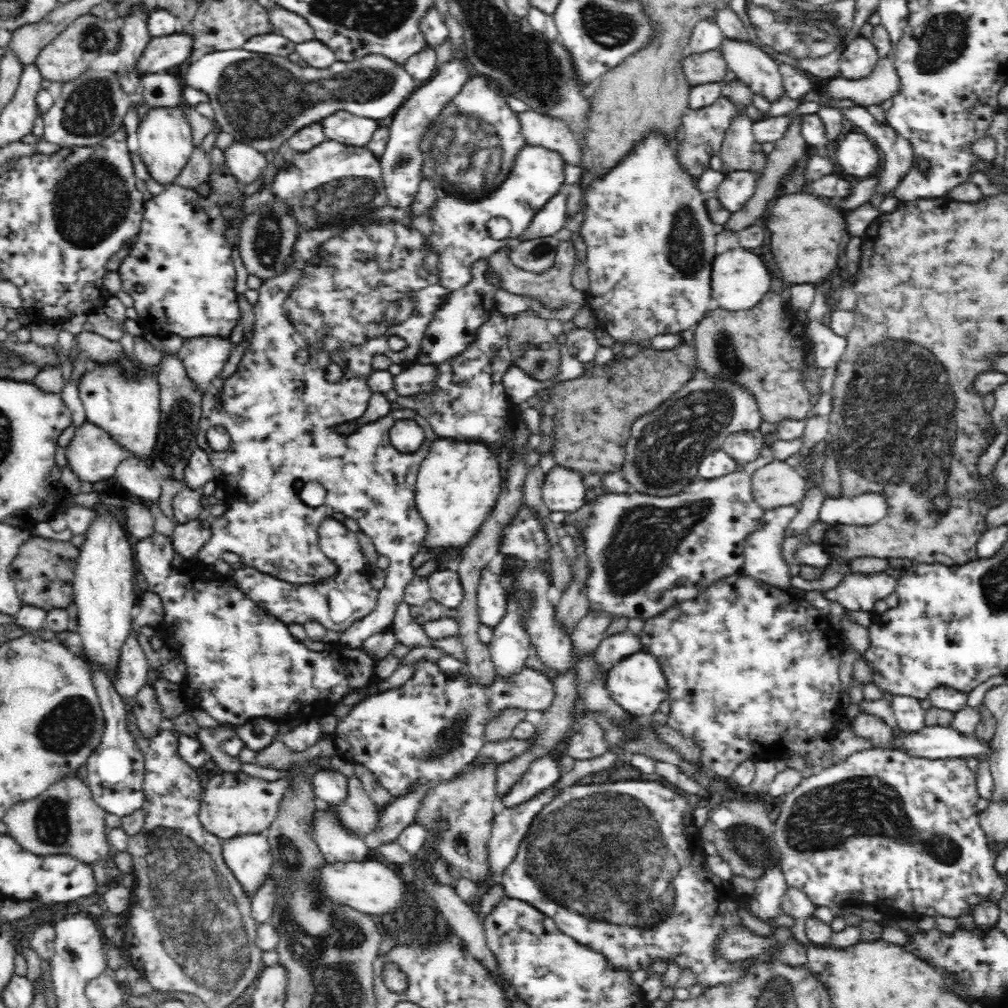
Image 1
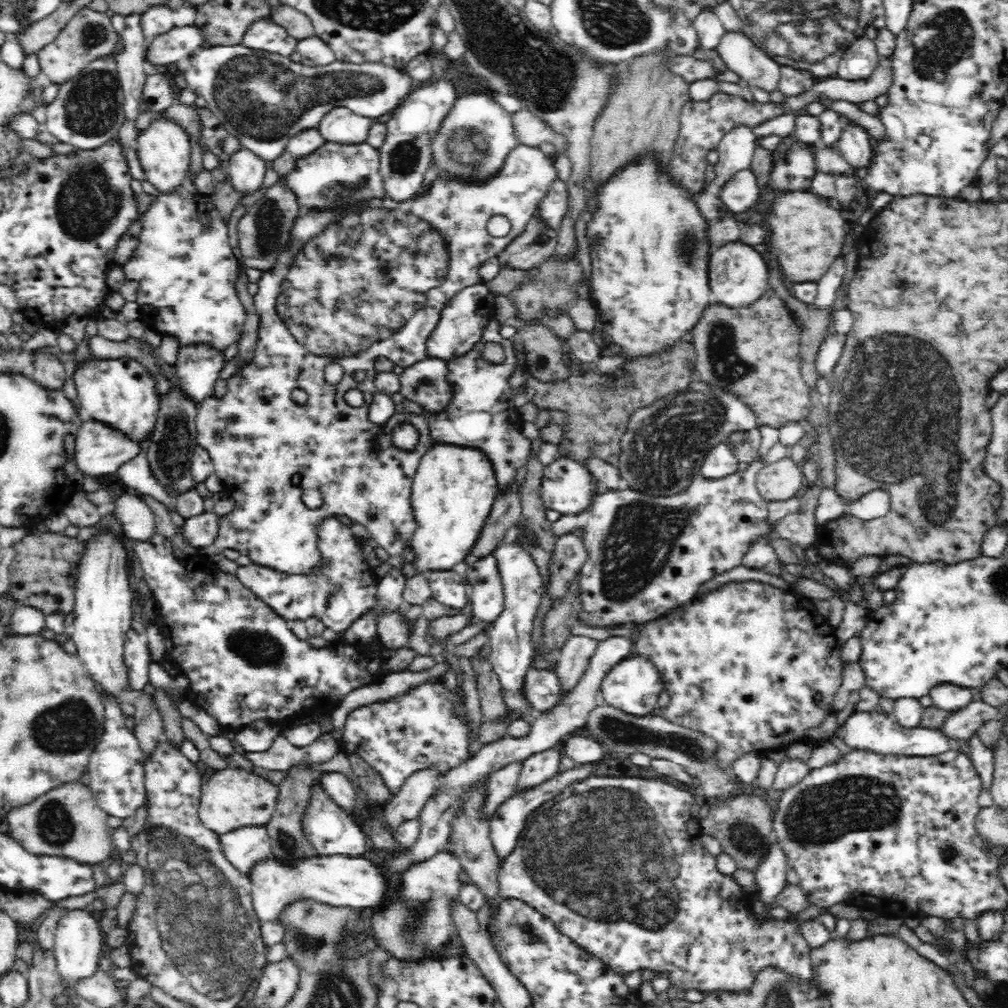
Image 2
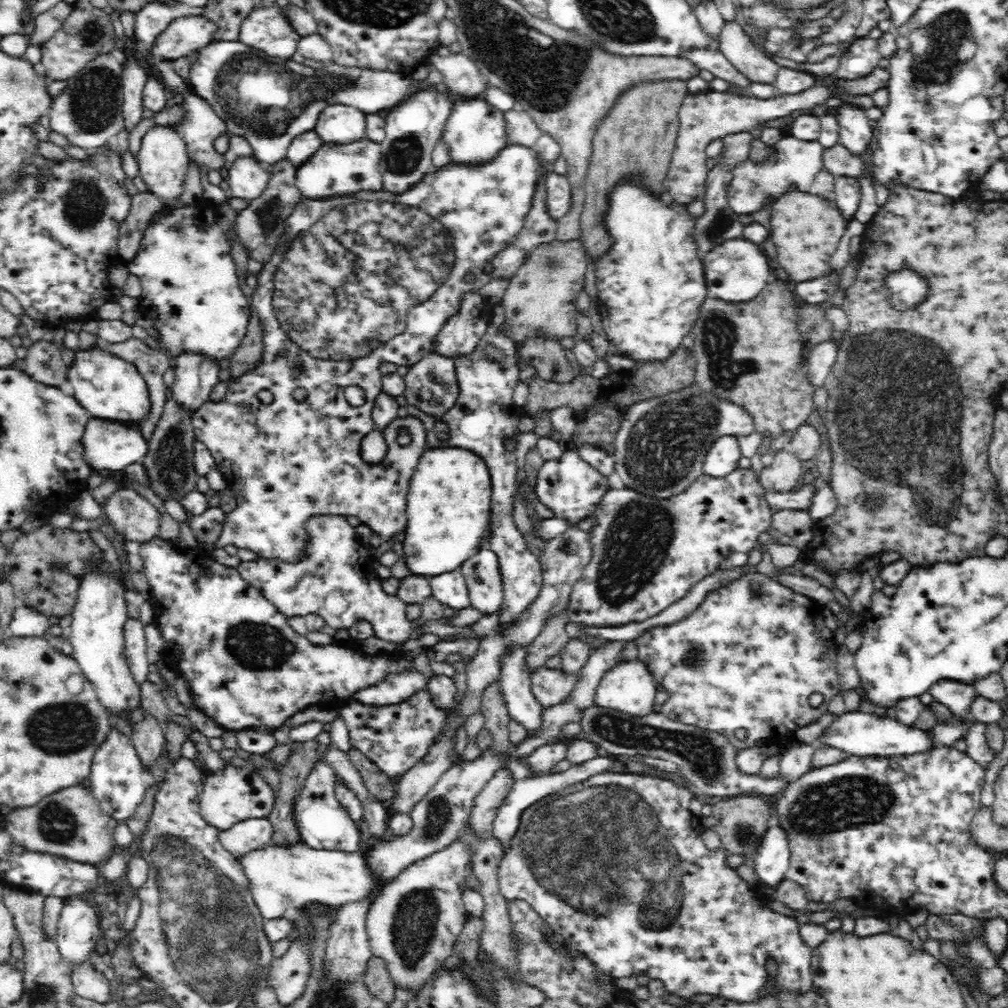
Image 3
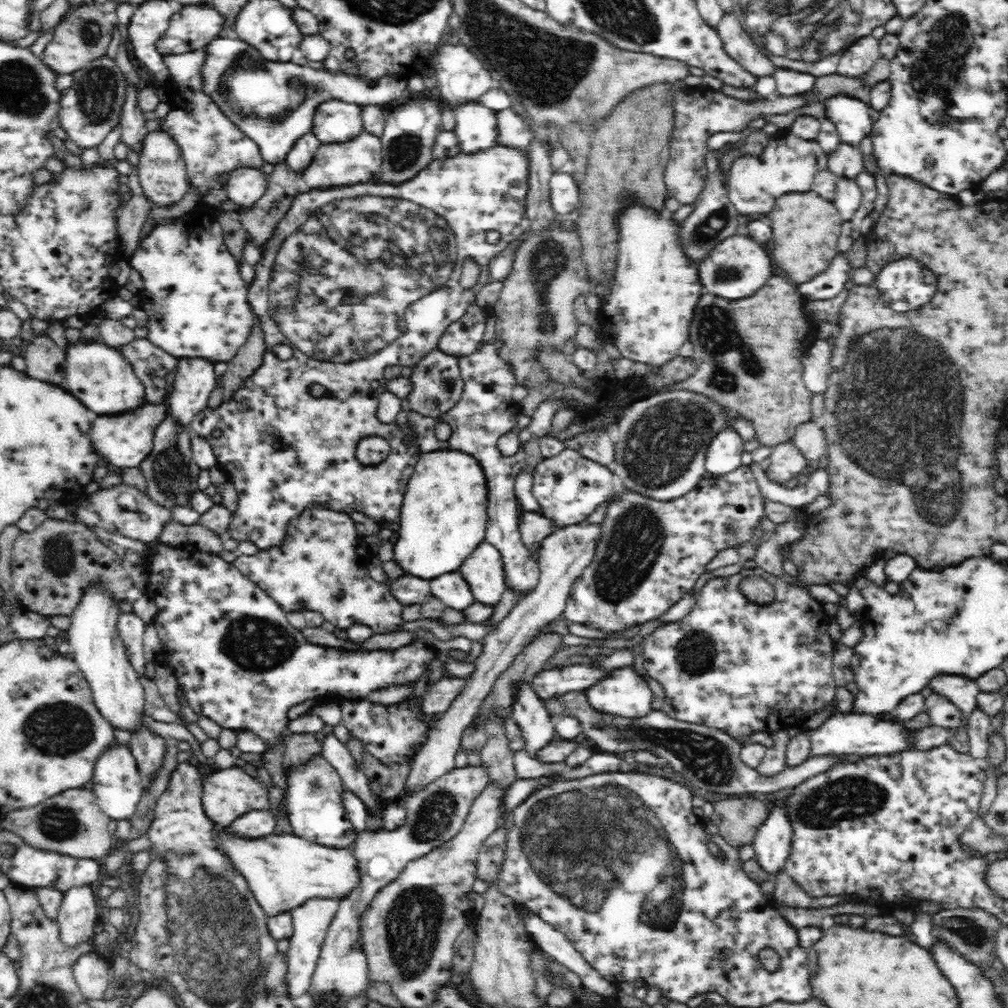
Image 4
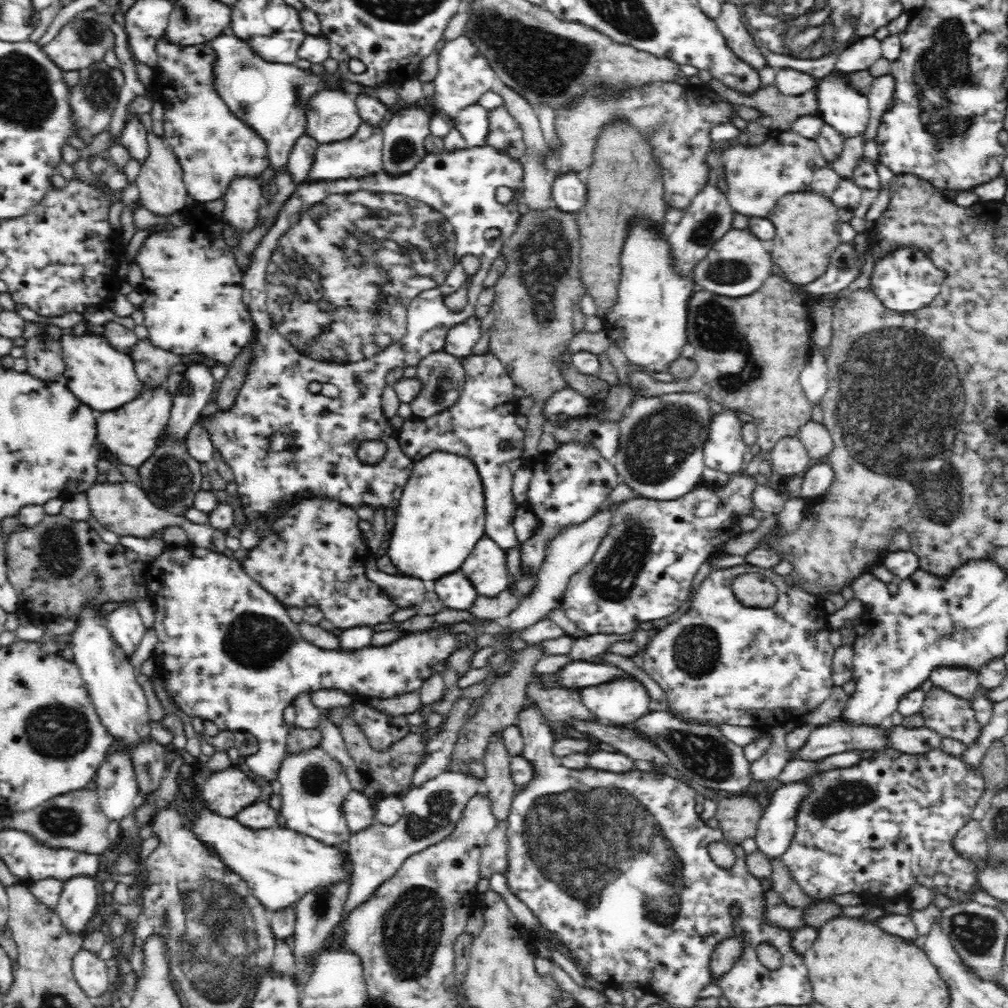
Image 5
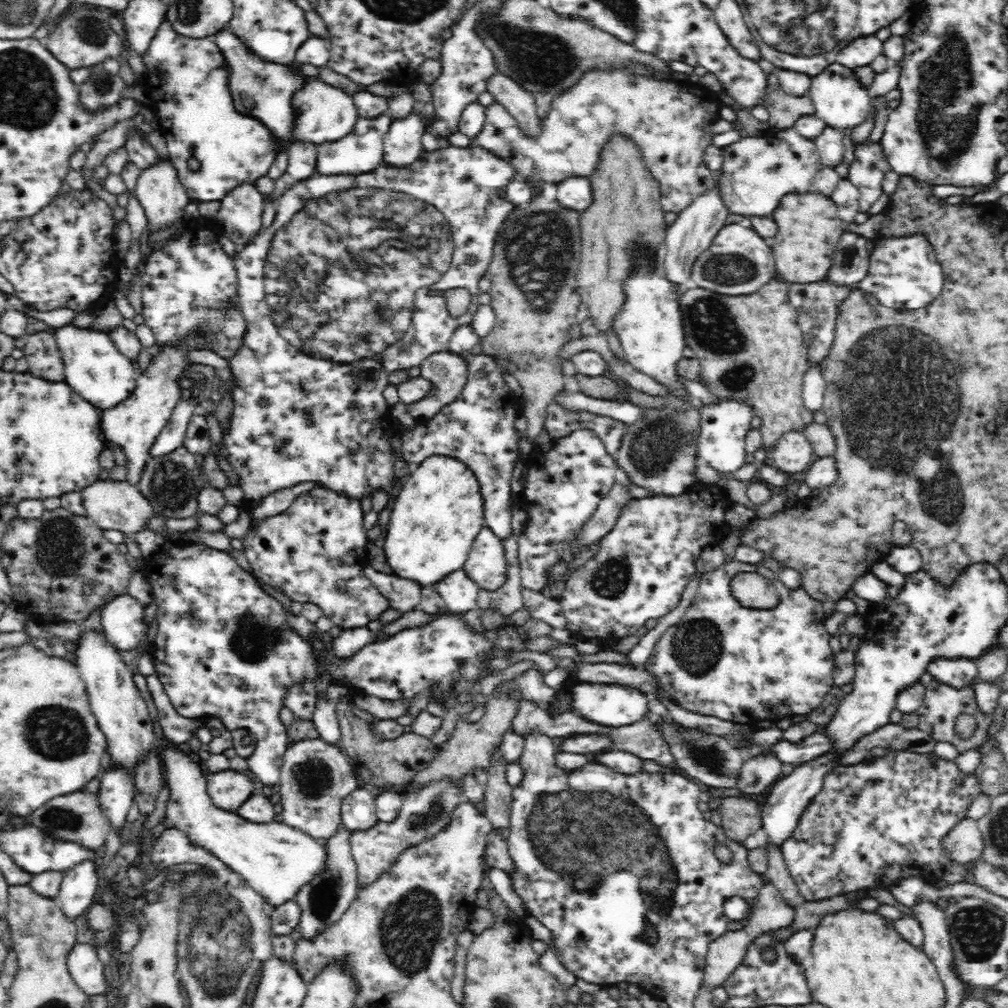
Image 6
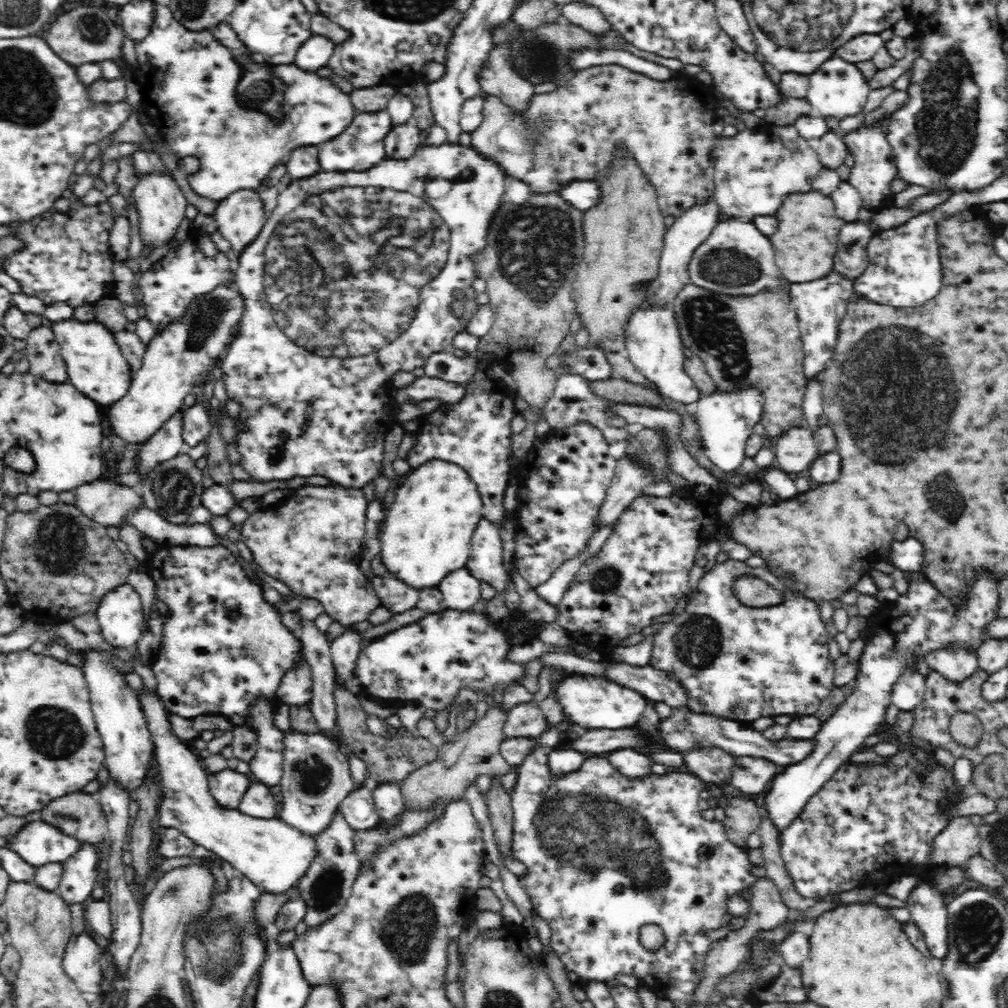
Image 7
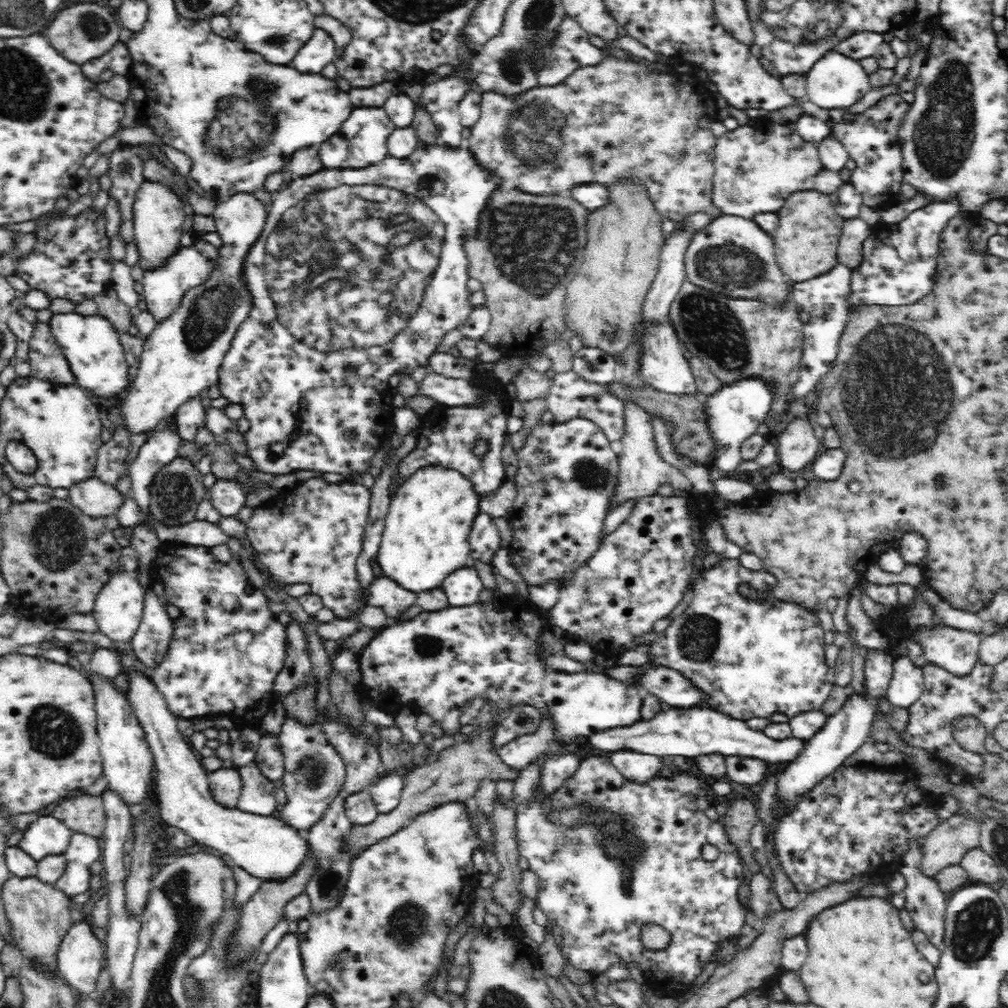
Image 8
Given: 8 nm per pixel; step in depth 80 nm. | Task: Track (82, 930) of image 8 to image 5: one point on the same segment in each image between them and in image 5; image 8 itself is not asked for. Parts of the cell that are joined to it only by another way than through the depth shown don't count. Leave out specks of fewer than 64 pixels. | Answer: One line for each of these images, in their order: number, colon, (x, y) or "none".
5: (89, 970)
6: (87, 971)
7: (81, 958)

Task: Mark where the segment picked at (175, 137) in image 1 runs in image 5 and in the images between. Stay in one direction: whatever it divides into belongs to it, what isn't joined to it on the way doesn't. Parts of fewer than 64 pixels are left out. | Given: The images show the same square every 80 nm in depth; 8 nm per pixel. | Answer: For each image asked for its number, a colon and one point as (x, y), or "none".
2: (163, 148)
3: (162, 158)
4: (161, 171)
5: (161, 189)

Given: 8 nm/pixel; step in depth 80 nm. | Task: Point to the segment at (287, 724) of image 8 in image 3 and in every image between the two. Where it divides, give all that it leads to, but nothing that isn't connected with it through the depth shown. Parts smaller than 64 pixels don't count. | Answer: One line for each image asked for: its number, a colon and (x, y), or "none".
3: (322, 822)
4: (312, 800)
5: (314, 784)
6: (315, 777)
7: (316, 777)

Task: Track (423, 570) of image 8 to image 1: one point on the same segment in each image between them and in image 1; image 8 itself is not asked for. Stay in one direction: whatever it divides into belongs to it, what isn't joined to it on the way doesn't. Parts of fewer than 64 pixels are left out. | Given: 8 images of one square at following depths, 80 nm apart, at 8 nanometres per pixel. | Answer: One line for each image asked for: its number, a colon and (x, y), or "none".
1: (457, 483)
2: (453, 490)
3: (447, 504)
4: (443, 515)
5: (440, 515)
6: (438, 512)
7: (427, 529)

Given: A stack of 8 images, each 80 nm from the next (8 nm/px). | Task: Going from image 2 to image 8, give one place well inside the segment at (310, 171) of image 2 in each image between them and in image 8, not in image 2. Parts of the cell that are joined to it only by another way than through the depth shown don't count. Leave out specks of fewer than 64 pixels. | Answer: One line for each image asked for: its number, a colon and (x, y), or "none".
3: (334, 168)
4: (357, 160)
5: (362, 153)
6: (362, 150)
7: (361, 145)
8: (361, 140)

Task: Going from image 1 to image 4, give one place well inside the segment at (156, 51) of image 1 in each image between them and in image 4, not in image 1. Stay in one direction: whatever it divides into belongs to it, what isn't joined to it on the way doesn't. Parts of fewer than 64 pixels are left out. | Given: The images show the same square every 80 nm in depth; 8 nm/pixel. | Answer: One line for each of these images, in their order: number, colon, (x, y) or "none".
2: (179, 42)
3: (186, 34)
4: (193, 25)

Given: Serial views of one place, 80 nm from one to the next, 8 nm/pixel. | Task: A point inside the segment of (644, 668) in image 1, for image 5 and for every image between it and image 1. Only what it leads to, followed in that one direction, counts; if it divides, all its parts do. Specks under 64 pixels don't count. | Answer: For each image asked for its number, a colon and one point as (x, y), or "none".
2: (633, 685)
3: (628, 687)
4: (624, 694)
5: (621, 702)

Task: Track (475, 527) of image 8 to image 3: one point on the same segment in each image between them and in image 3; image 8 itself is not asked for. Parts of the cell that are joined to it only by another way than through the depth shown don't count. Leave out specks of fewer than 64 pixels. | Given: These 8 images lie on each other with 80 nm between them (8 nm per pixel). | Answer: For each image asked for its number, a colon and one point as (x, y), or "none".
3: (481, 571)
4: (484, 569)
5: (486, 567)
6: (486, 564)
7: (485, 561)

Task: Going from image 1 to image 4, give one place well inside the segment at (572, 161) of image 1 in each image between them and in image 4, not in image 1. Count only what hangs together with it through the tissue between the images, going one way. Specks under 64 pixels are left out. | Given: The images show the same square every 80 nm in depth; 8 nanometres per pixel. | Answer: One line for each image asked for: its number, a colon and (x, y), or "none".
2: (529, 129)
3: (520, 128)
4: (512, 132)

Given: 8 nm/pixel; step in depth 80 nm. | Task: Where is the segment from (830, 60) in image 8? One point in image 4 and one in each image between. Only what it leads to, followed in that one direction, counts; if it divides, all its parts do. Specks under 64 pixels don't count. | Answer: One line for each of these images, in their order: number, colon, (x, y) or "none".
4: (851, 116)
5: (841, 105)
6: (839, 98)
7: (838, 88)

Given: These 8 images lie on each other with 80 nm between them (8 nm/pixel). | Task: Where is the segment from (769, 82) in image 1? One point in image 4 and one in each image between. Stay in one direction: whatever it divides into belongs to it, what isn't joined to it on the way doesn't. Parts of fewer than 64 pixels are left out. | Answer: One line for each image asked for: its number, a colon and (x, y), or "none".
2: (755, 67)
3: (735, 44)
4: (739, 44)

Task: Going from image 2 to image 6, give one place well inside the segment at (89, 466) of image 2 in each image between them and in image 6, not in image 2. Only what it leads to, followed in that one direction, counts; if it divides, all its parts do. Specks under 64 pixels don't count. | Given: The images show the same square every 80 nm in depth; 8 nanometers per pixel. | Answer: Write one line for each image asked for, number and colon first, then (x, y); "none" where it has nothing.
3: (112, 444)
4: (124, 440)
5: (130, 433)
6: (133, 425)

